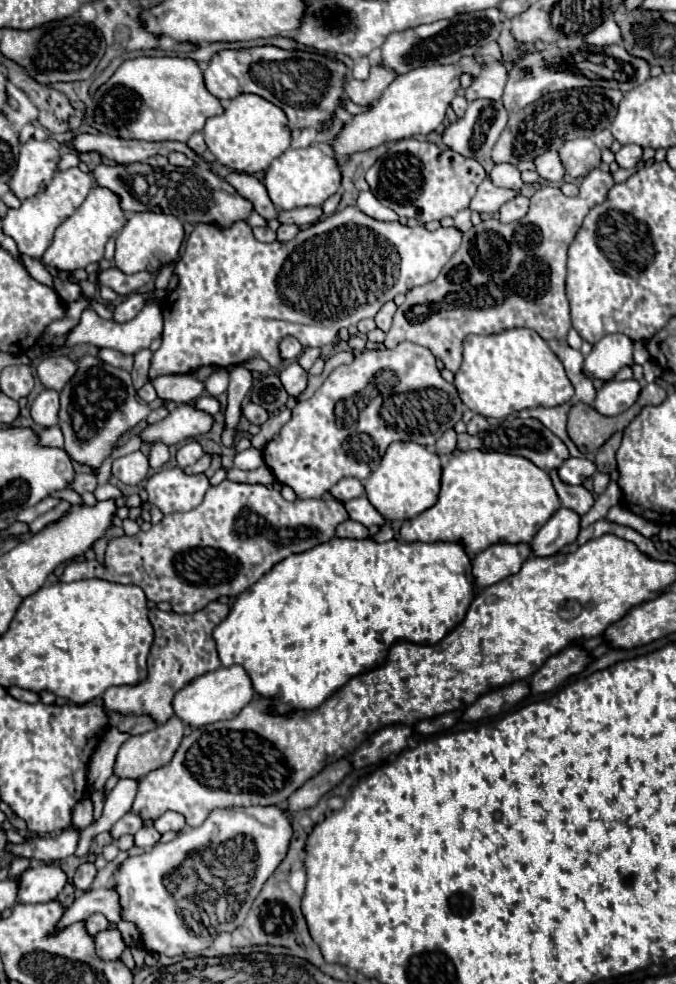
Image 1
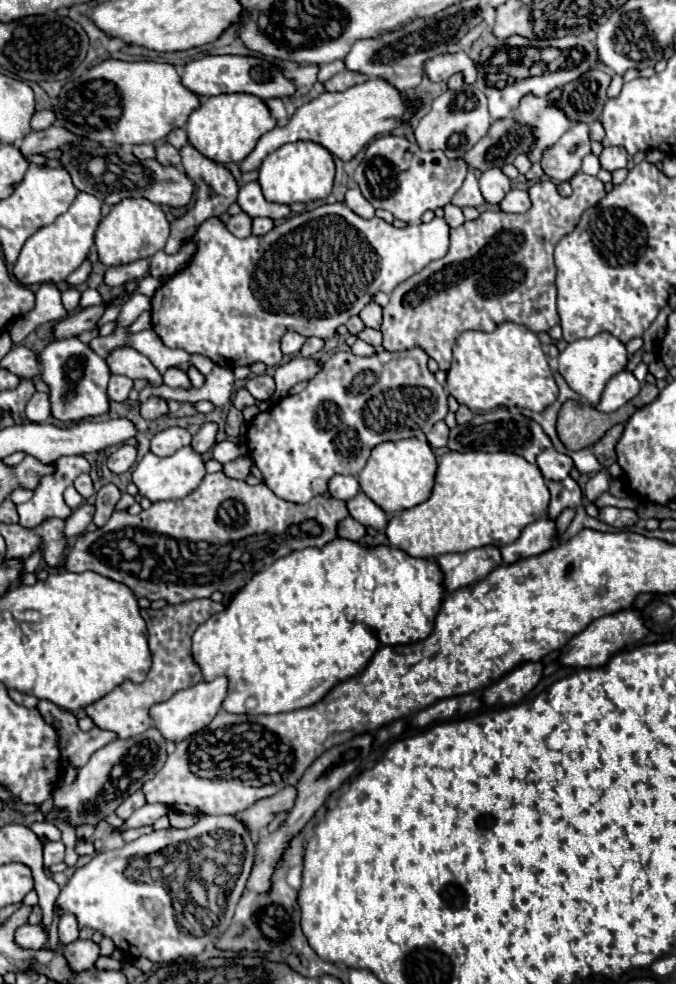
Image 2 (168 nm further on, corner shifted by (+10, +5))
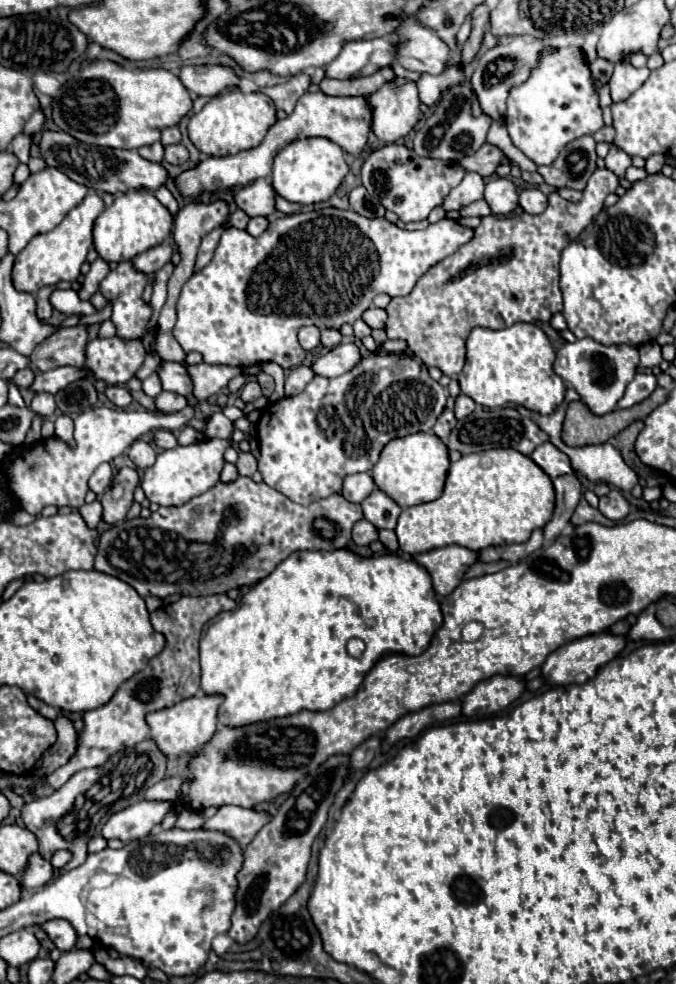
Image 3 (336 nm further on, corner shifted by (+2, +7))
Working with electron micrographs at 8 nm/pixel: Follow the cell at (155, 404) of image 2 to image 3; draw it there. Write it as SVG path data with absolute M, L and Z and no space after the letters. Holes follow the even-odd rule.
M160 392L156 396L156 408L164 414L180 412L180 410L186 408L186 398L180 396L180 394L174 394L174 392Z

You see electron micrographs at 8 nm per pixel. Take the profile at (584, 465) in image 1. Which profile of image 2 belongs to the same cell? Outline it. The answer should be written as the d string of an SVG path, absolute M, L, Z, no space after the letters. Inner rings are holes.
M554 448L542 450L536 456L536 464L538 464L538 468L546 480L564 480L570 474L570 470L574 468L572 458L556 452Z

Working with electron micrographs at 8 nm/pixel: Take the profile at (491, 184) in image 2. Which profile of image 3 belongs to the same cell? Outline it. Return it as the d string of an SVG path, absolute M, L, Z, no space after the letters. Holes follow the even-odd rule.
M492 178L486 184L486 202L494 214L510 214L518 206L516 186L508 178Z

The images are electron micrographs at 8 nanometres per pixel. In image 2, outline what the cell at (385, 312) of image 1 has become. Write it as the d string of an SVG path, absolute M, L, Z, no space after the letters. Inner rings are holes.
M370 302L370 304L366 304L366 306L362 308L360 318L362 318L362 322L364 322L368 328L380 328L382 308L380 308L376 302Z

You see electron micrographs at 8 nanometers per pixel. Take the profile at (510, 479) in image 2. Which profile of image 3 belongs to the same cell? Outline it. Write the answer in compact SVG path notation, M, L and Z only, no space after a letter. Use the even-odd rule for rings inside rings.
M496 448L452 462L442 496L404 508L398 518L396 536L400 550L410 556L448 544L482 550L488 546L526 542L534 528L542 528L550 520L552 512L554 486L548 474L520 452Z

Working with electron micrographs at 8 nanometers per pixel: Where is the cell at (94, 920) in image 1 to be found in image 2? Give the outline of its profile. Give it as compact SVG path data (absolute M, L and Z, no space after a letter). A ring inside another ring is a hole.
M60 916L58 920L58 942L60 946L66 946L78 938L76 918L74 916Z

